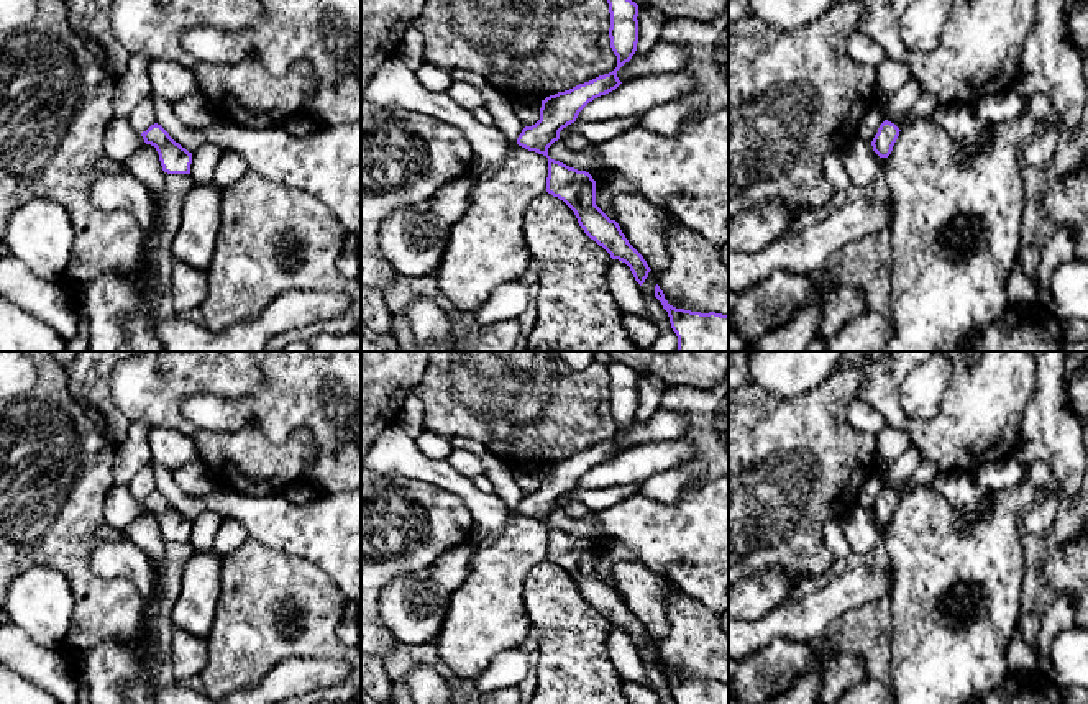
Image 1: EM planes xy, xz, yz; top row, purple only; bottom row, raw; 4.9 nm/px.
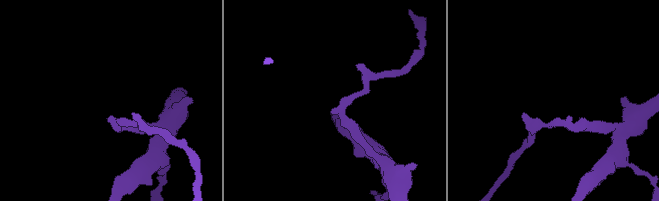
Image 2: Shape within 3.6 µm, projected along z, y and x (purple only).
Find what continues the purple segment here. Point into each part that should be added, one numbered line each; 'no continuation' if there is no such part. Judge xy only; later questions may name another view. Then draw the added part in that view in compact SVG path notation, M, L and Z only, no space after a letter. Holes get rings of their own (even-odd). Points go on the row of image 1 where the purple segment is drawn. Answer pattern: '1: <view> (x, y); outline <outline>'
1: xy (120, 140); outline M113 118L105 130L105 154L123 164L139 146L144 144L141 133L135 131L128 120Z

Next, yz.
no continuation

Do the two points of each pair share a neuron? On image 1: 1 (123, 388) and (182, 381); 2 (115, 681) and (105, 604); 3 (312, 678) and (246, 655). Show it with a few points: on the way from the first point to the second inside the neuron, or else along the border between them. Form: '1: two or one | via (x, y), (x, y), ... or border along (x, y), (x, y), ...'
1: one | via (138, 388), (150, 388), (156, 381), (168, 381)
2: two | border along (146, 626), (140, 645), (73, 650)
3: two | border along (315, 658), (286, 658), (253, 686)

